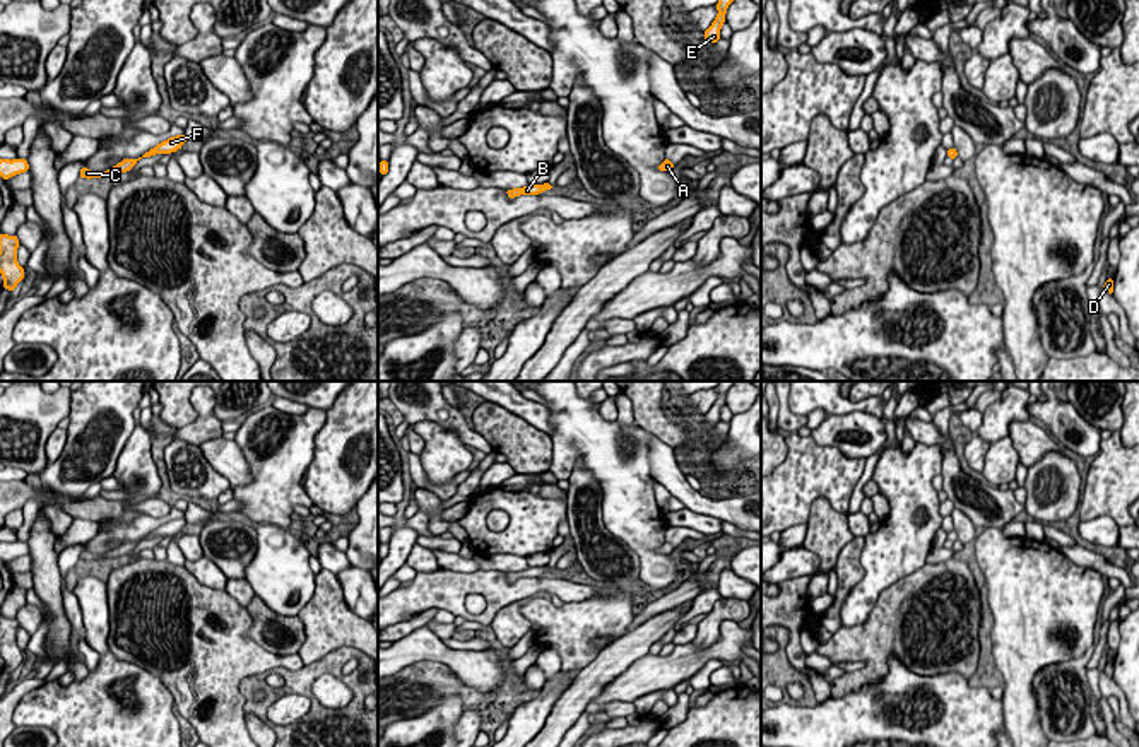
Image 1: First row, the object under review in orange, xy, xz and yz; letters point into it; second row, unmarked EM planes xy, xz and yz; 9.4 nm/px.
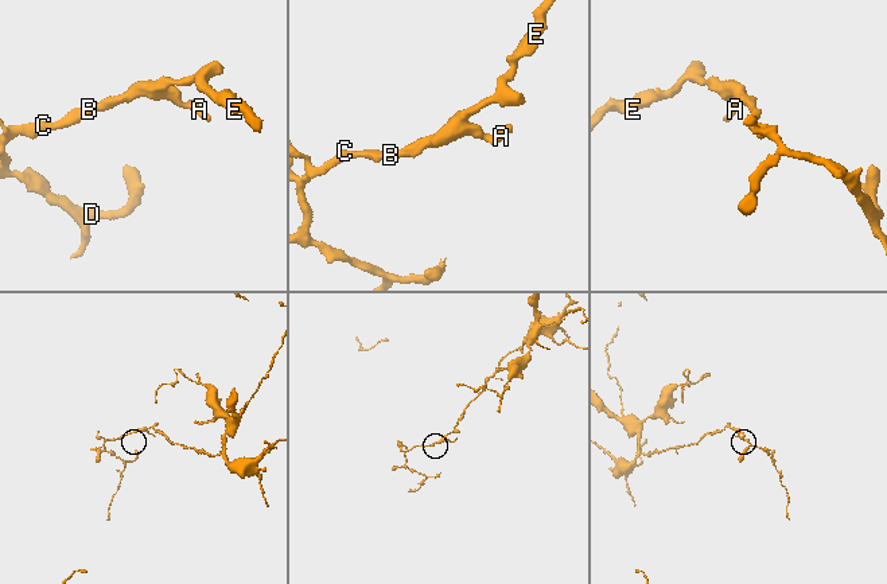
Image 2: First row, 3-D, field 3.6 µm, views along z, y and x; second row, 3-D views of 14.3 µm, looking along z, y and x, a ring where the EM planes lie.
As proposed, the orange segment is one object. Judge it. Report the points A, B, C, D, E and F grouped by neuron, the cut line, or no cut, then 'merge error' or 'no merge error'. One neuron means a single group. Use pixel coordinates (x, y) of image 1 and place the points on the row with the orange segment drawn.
groups A B C D E F; cut none; no merge error

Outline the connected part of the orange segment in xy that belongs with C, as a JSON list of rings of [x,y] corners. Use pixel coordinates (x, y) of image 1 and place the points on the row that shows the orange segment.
[[[139,157],[139,159],[123,159],[121,162],[118,162],[116,166],[109,168],[109,169],[104,171],[104,173],[96,173],[96,171],[91,171],[91,169],[87,169],[87,168],[84,166],[84,168],[80,169],[79,178],[87,178],[87,179],[91,179],[91,178],[104,178],[104,176],[121,174],[121,173],[130,171],[140,159],[142,159],[142,157]]]

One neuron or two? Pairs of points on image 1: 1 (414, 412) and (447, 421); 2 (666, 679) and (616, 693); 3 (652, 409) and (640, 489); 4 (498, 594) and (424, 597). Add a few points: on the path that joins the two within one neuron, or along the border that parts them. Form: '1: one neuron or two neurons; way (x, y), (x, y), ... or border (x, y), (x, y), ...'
1: one neuron; way (423, 412), (438, 412)
2: one neuron; way (654, 679), (638, 679), (628, 686)
3: two neurons; border (635, 423), (654, 435)
4: one neuron; way (479, 585), (443, 588)

